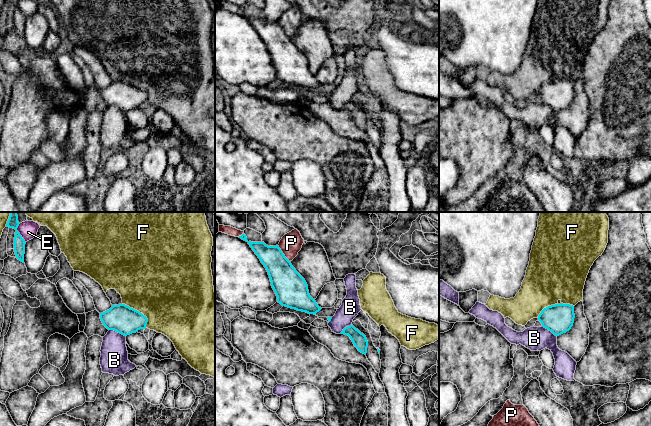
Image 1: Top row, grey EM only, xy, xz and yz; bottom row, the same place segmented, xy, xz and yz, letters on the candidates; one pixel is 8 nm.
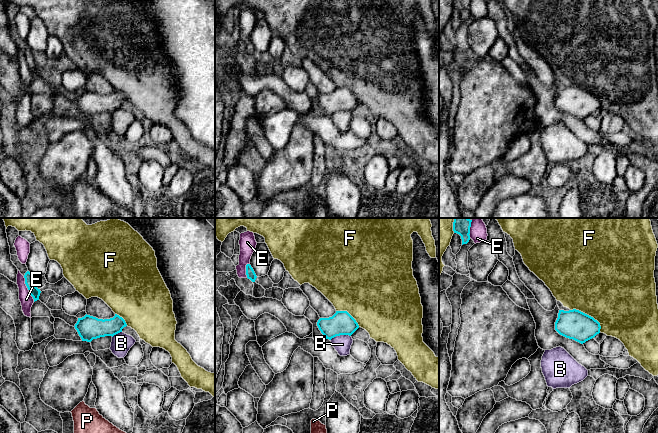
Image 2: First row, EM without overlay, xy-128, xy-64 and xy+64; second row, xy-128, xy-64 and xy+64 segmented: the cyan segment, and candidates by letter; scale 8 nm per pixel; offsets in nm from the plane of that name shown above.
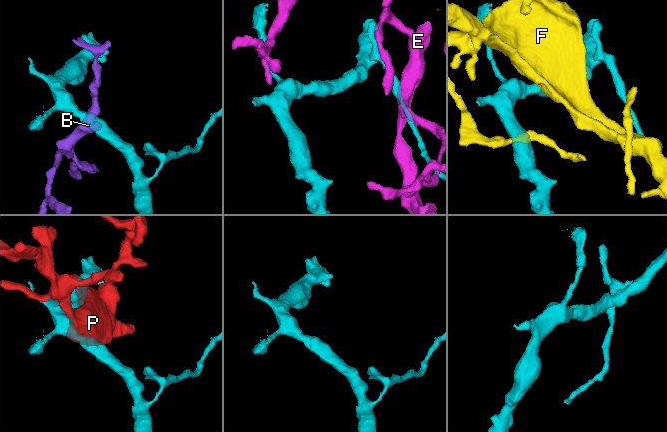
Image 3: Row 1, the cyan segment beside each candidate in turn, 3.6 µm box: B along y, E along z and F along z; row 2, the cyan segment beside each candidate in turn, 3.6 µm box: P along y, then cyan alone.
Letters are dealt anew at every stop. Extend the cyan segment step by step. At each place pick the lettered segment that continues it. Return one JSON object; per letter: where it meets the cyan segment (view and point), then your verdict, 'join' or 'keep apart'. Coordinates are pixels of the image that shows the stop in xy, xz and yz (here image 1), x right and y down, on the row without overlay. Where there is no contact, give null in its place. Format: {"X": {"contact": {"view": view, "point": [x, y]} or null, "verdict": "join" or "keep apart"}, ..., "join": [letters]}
{"B": {"contact": {"view": "xy", "point": [117, 107]}, "verdict": "keep apart"}, "E": {"contact": {"view": "xy", "point": [19, 9]}, "verdict": "keep apart"}, "F": {"contact": {"view": "xy", "point": [138, 87]}, "verdict": "keep apart"}, "P": {"contact": {"view": "xz", "point": [282, 29]}, "verdict": "keep apart"}, "join": []}

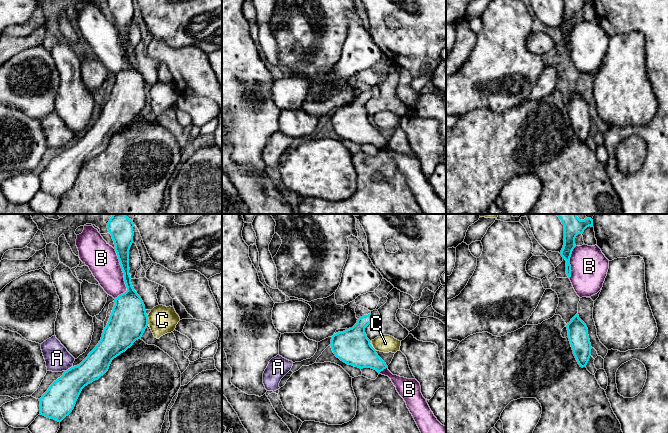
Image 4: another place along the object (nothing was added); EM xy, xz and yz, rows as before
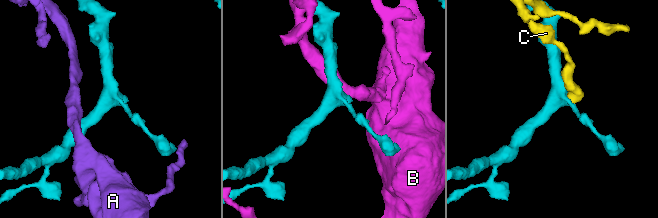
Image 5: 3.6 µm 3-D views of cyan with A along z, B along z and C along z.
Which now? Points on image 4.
{"A": {"contact": {"view": "xy", "point": [68, 145]}, "verdict": "keep apart"}, "B": {"contact": {"view": "xy", "point": [124, 51]}, "verdict": "keep apart"}, "C": {"contact": {"view": "xy", "point": [147, 96]}, "verdict": "keep apart"}, "join": []}

